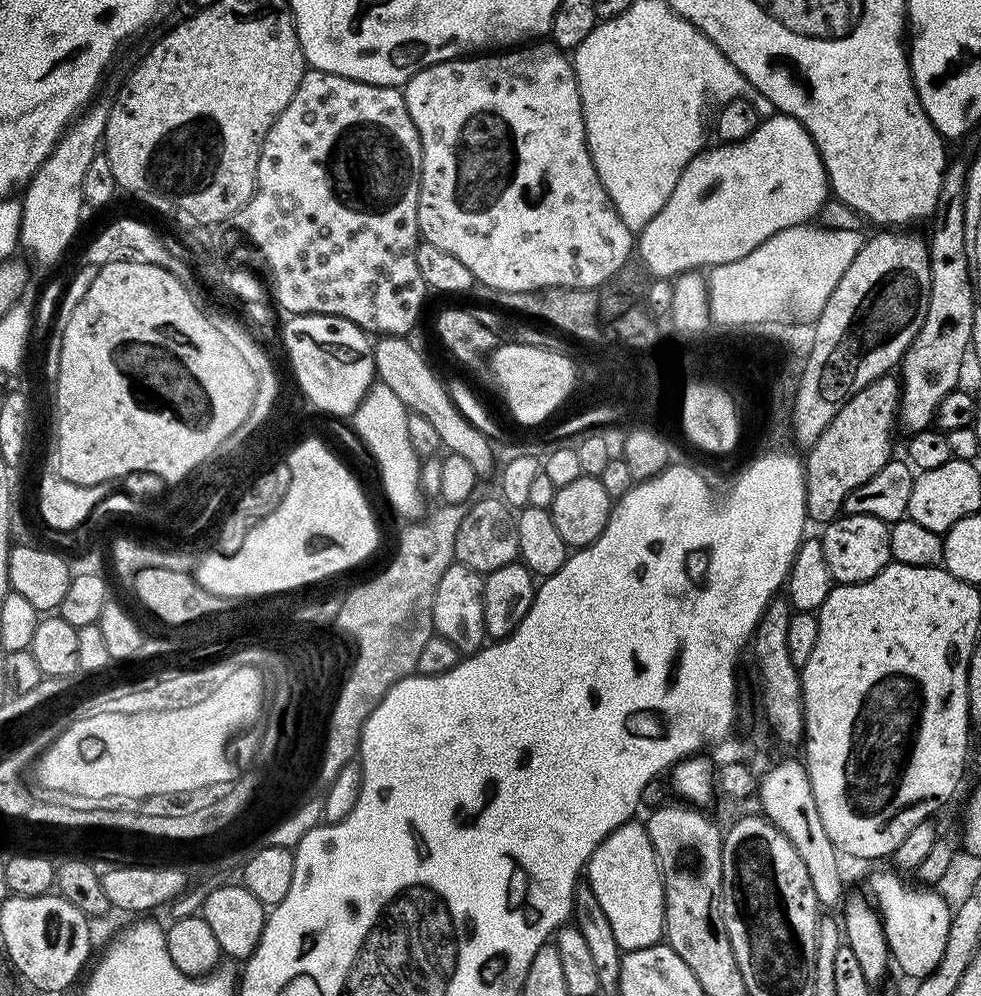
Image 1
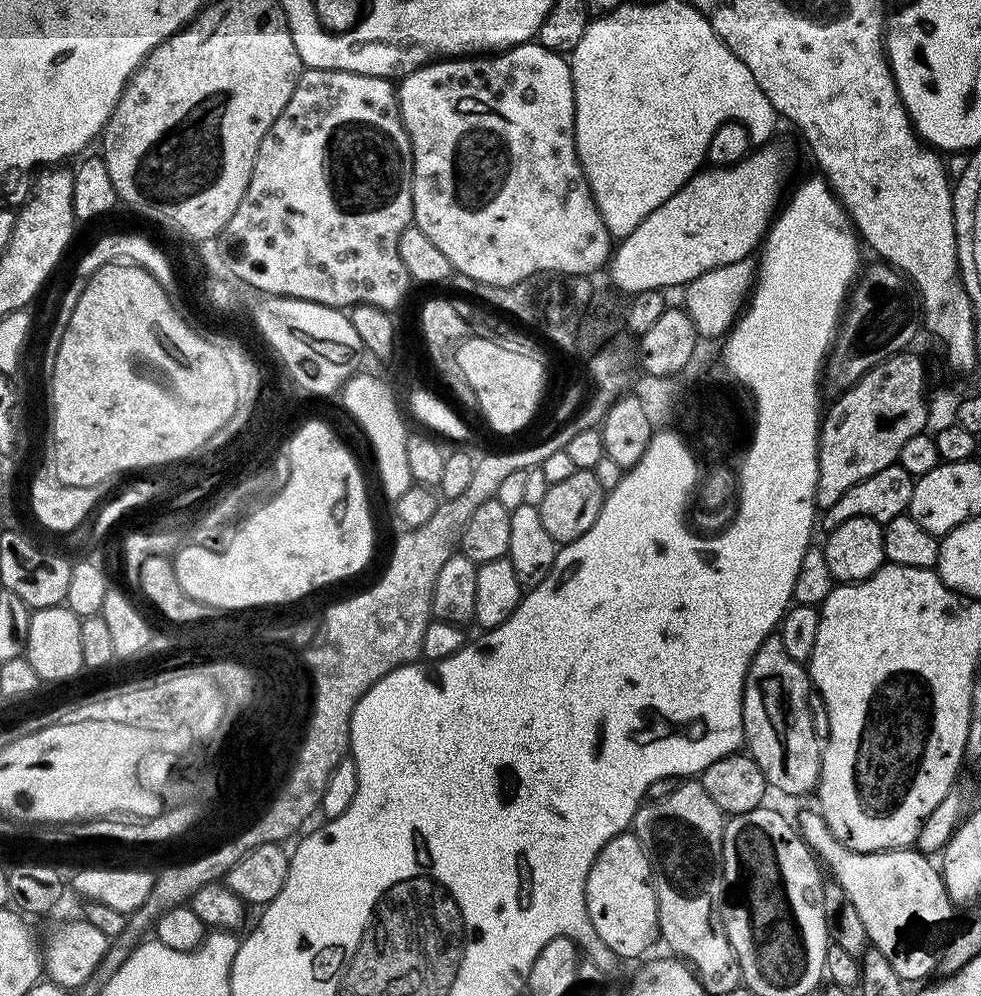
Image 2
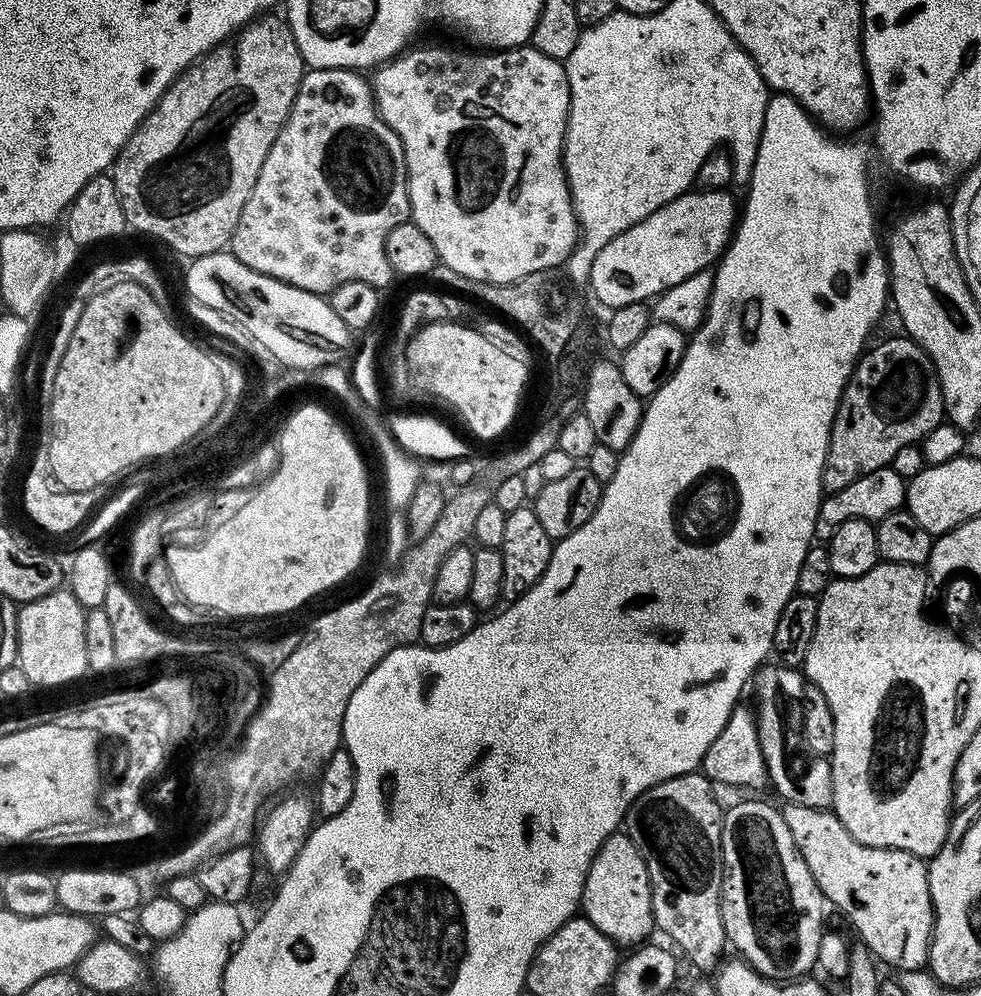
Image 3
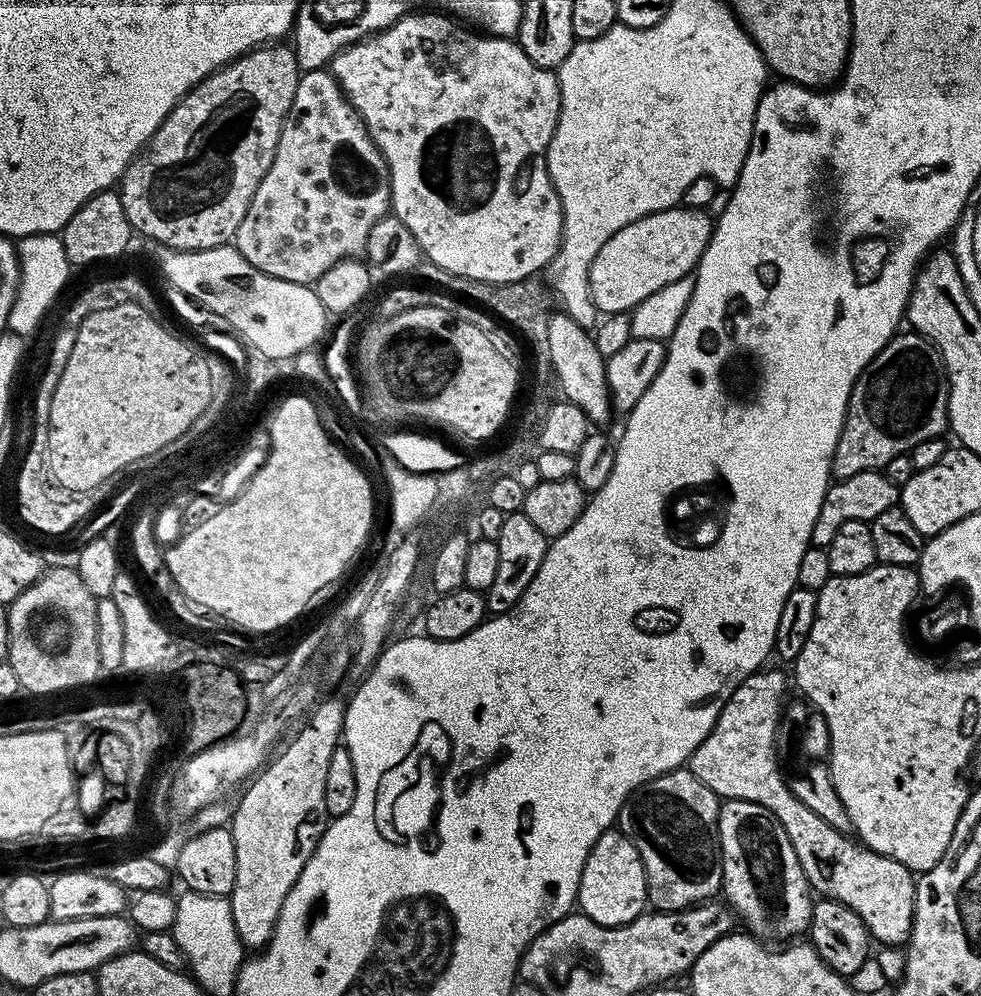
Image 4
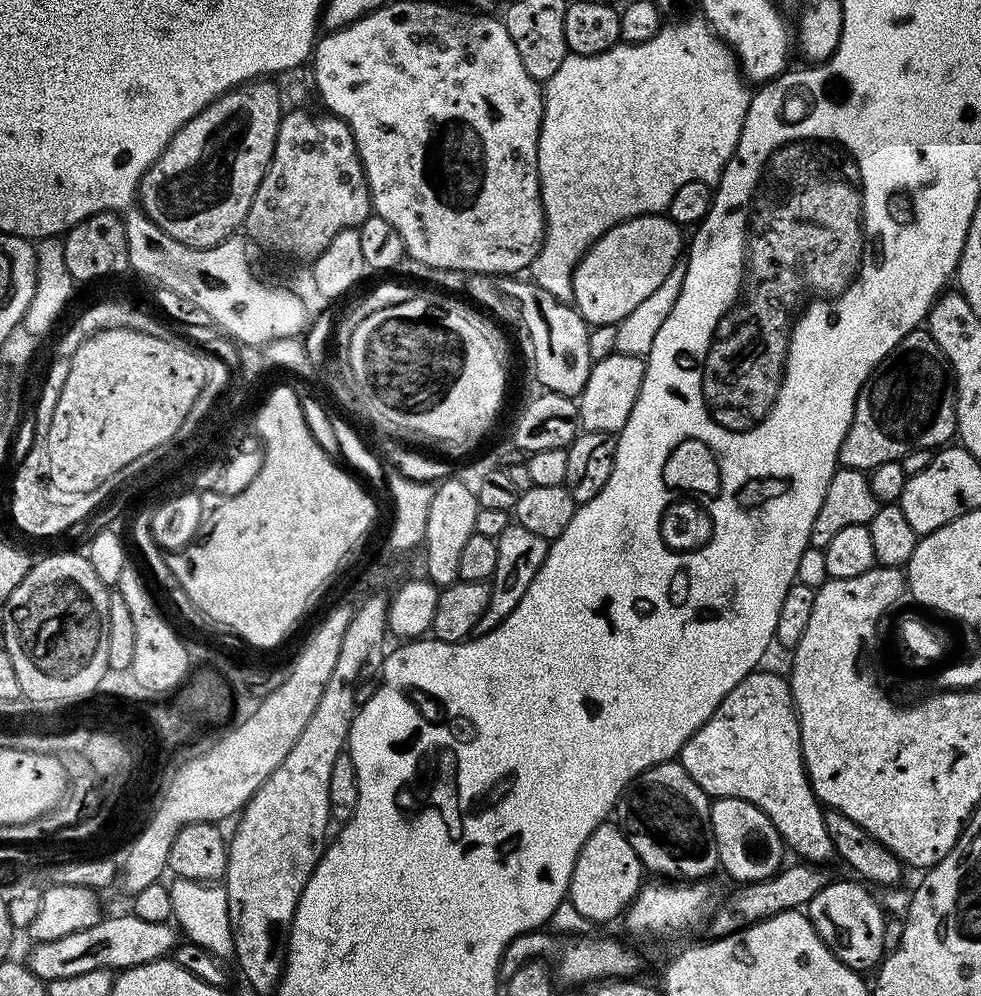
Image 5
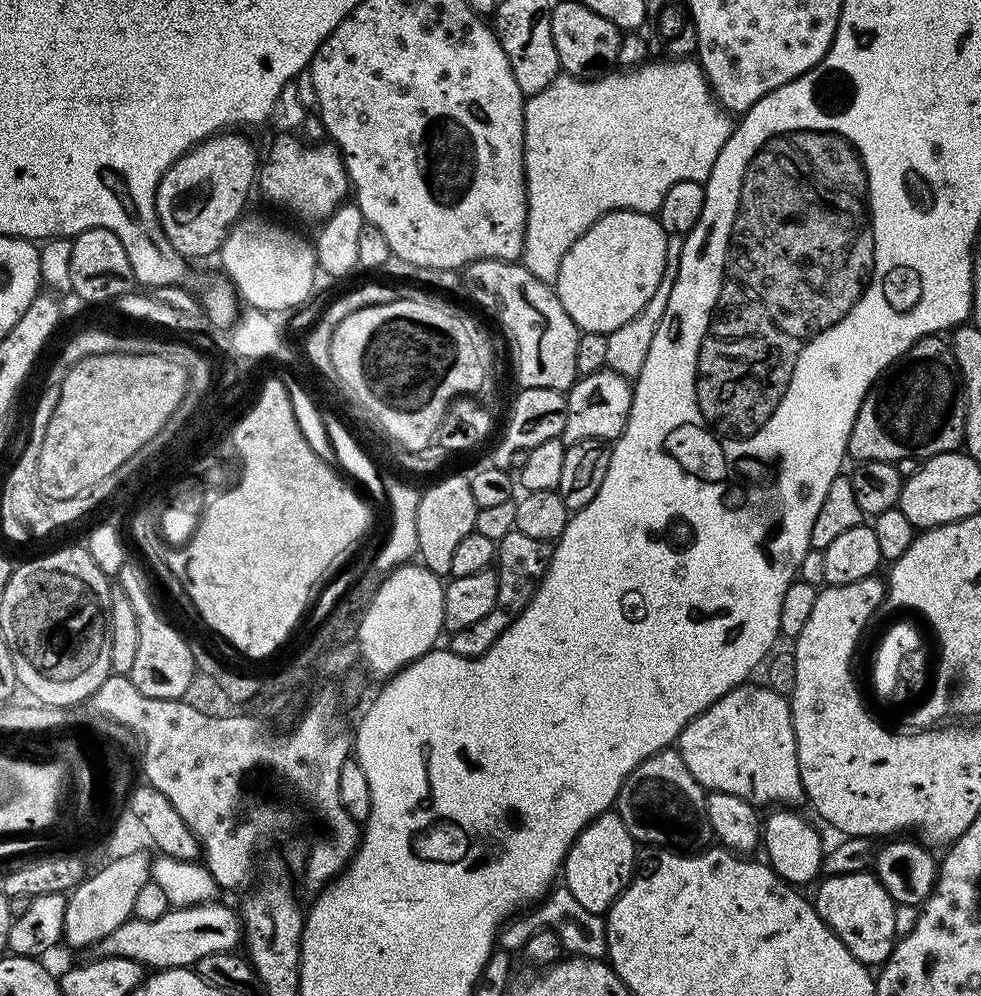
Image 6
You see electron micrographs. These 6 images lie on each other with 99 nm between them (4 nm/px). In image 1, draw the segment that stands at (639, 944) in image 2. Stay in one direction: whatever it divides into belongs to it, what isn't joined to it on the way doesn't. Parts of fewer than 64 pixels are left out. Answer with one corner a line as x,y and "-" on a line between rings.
629,822
618,826
613,830
601,844
594,850
594,854
588,860
586,865
586,883
594,890
594,896
598,898
598,903
602,905
603,912
606,913
606,918
610,918
610,926
614,929
614,938
617,939
617,944
624,952
633,952
639,948
646,946
654,946
661,943
665,939
664,934
664,877
660,875
660,863
656,861
656,851
650,842
650,834
647,827
643,823

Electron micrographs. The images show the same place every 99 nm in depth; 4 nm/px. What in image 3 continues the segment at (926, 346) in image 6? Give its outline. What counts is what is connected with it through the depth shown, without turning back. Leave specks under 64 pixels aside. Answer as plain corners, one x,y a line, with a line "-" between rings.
899,335
892,336
889,340
882,341
881,344
874,345
875,343
873,343
861,355
860,359
856,361
856,367
852,370
852,377
848,379
848,385
844,387
844,392
840,395
840,404
836,407
835,418
832,419
832,433
828,436
828,453
824,459
824,469
822,470
822,478
820,479
825,493
837,492
838,490
842,490
842,486
850,486
850,482
854,482
854,478
862,478
862,474
870,474
870,470
889,467
894,454
898,454
898,450
902,450
902,446
919,444
926,434
930,434
930,430
934,430
934,426
945,423
944,399
942,398
942,390
940,389
934,362
928,357
926,350
922,350
922,346
918,346
913,340
908,339
907,335

